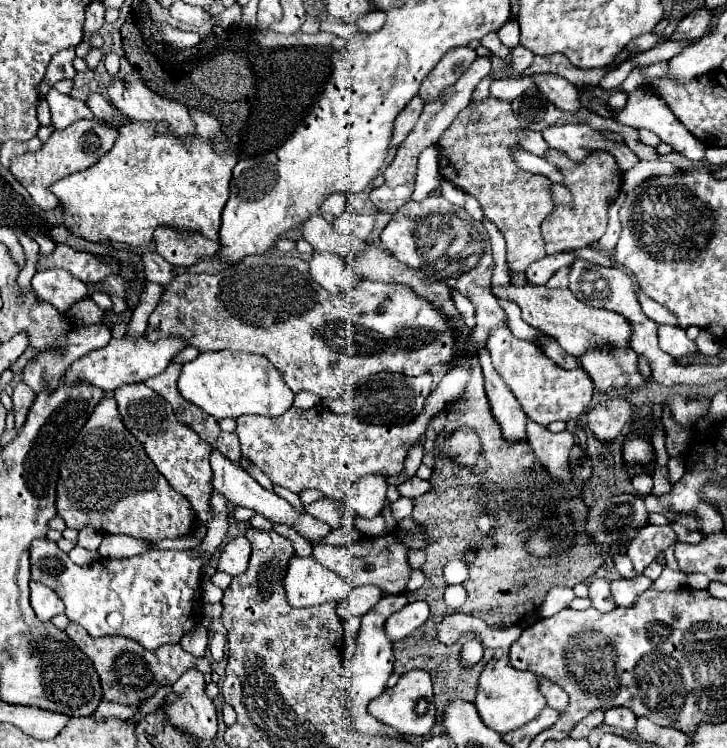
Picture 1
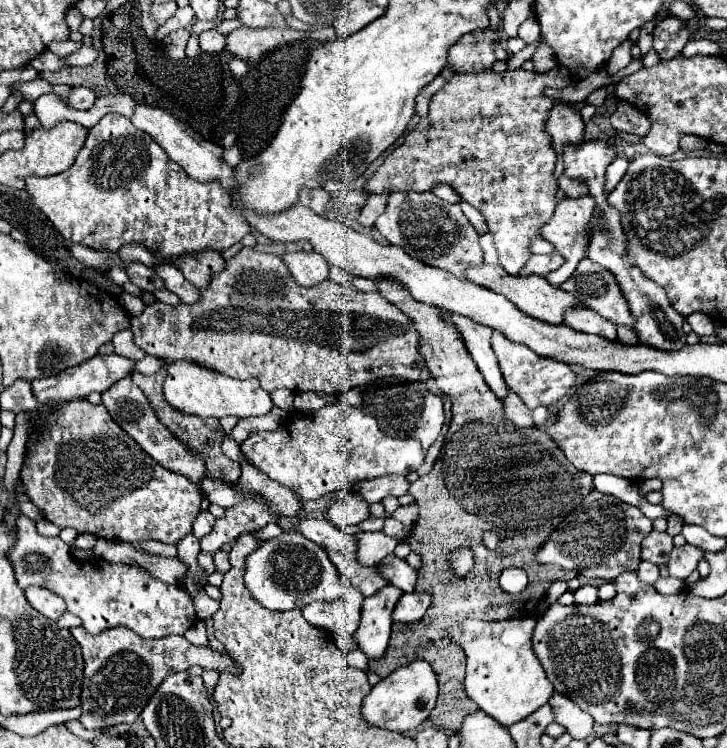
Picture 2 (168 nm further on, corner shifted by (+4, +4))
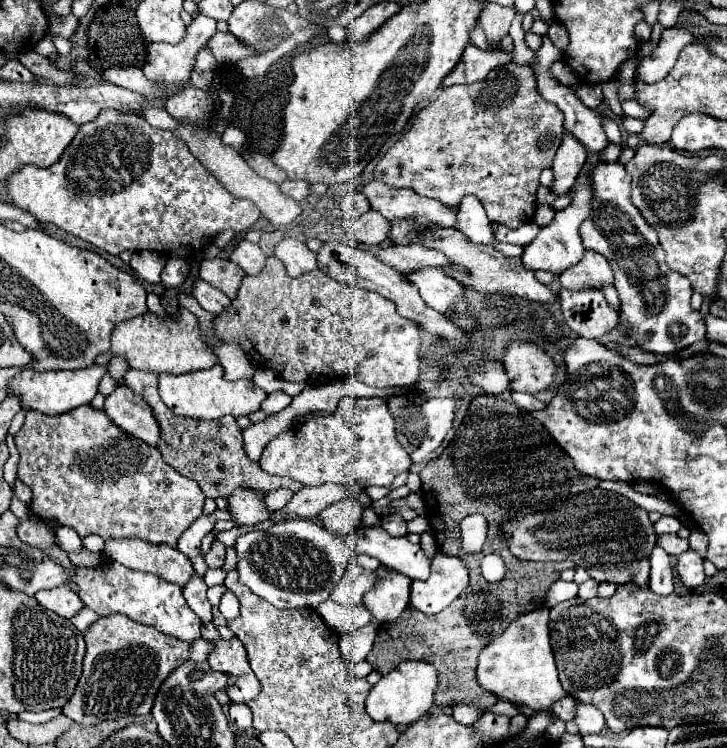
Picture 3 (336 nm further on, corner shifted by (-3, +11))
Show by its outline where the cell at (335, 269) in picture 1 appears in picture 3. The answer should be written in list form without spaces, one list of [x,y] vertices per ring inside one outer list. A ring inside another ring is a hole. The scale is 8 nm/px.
[[[298,239],[280,241],[274,249],[274,257],[284,263],[286,273],[290,277],[300,277],[302,273],[308,273],[308,271],[316,269],[316,253],[312,253]]]

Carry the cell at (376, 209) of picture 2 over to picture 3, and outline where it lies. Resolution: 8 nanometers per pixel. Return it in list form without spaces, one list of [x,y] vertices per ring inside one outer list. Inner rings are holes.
[[[372,209],[354,221],[346,221],[342,229],[352,243],[364,243],[370,247],[376,247],[388,237],[388,221]]]

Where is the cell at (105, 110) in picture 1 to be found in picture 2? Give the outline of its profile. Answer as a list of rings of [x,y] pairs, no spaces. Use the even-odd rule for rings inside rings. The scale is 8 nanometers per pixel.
[[[83,86],[73,88],[67,102],[69,102],[69,106],[73,106],[77,110],[89,110],[93,106],[93,102],[95,102],[95,92],[89,90],[89,88],[83,88]]]

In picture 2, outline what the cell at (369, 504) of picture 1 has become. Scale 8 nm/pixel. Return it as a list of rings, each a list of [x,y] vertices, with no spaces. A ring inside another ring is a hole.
[[[353,492],[345,500],[335,502],[327,510],[327,516],[337,526],[355,526],[355,524],[359,524],[371,516],[369,506],[371,506],[369,502],[365,502],[357,492]]]

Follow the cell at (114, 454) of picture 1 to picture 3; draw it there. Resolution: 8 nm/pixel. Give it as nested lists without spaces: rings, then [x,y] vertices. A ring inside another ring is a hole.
[[[82,405],[80,409],[74,409],[72,413],[66,413],[64,417],[40,417],[40,413],[26,413],[26,421],[22,425],[22,429],[18,431],[18,435],[14,437],[16,447],[20,451],[20,463],[18,463],[18,479],[22,483],[26,483],[32,489],[32,503],[30,503],[30,511],[44,519],[44,521],[56,521],[58,525],[66,525],[72,527],[80,537],[86,535],[100,535],[102,539],[142,539],[154,545],[170,545],[176,549],[180,535],[190,527],[190,523],[202,515],[202,507],[204,507],[204,493],[200,491],[200,487],[196,485],[196,481],[180,475],[178,471],[174,471],[170,465],[164,463],[164,459],[160,457],[160,451],[156,451],[156,447],[150,447],[144,441],[136,441],[136,437],[128,437],[122,429],[116,429],[116,425],[112,425],[106,417],[104,411],[96,411],[90,405]]]

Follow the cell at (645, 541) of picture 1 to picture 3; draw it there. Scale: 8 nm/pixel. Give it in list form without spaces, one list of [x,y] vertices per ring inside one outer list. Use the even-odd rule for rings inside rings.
[[[660,535],[658,543],[664,547],[664,551],[668,555],[680,555],[680,553],[688,551],[688,541],[680,539],[678,535]]]

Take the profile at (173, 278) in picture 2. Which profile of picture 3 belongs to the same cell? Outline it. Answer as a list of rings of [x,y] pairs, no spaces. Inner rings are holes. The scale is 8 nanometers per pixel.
[[[198,279],[196,285],[194,285],[194,297],[198,299],[198,303],[212,315],[220,315],[228,305],[230,305],[230,299],[220,291],[220,289],[214,289],[212,285],[208,285],[206,281]]]

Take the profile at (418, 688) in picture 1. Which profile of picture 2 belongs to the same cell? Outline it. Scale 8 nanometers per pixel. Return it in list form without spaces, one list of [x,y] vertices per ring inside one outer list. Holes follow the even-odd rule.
[[[415,660],[413,664],[407,664],[395,670],[393,674],[383,678],[379,684],[375,684],[363,700],[361,714],[373,726],[407,732],[407,730],[415,730],[429,718],[431,710],[435,708],[435,700],[437,700],[435,672],[427,662]]]

